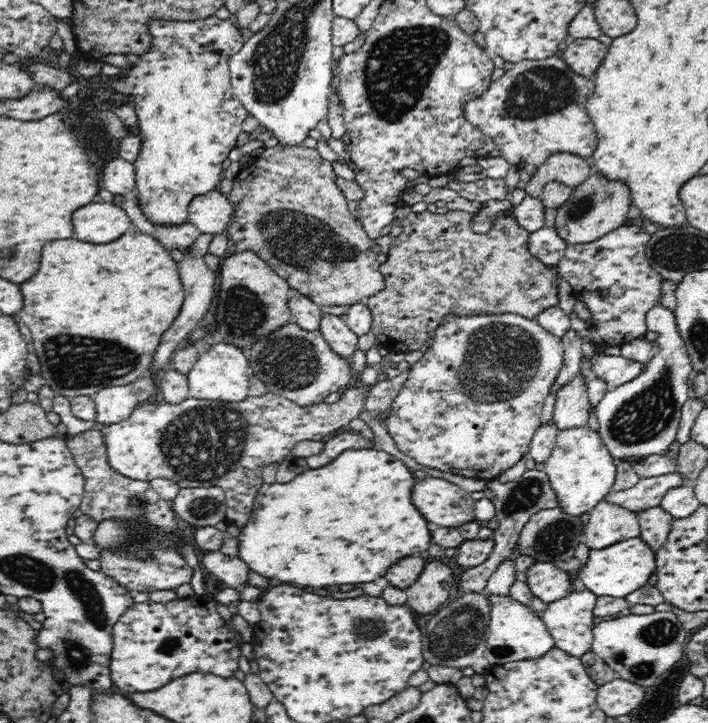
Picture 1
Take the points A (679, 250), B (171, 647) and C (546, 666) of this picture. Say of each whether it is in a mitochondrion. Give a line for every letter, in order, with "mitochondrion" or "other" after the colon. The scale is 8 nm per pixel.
A: mitochondrion
B: mitochondrion
C: other

